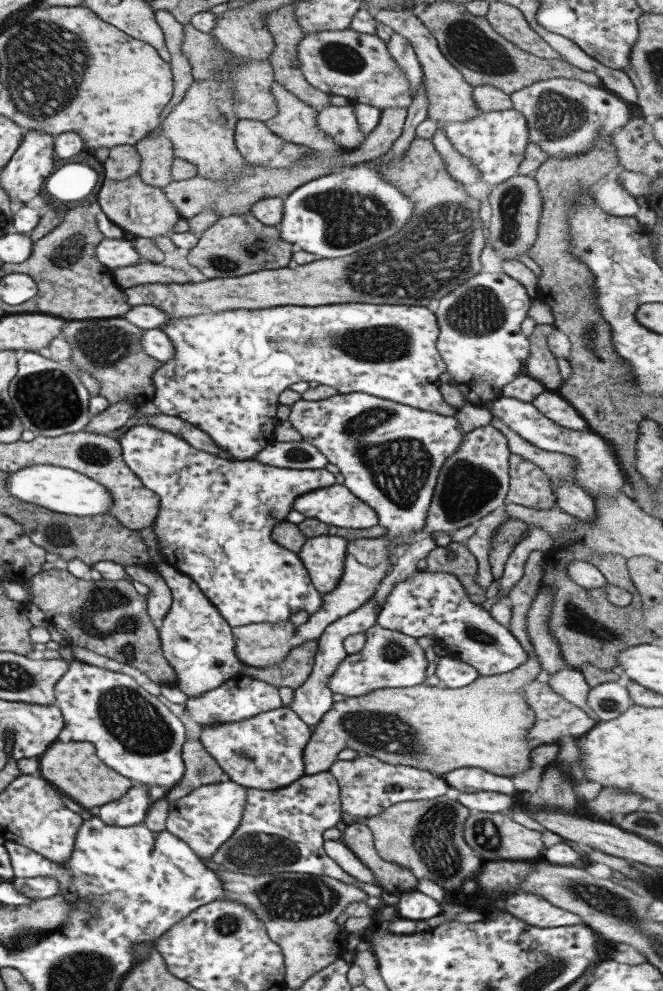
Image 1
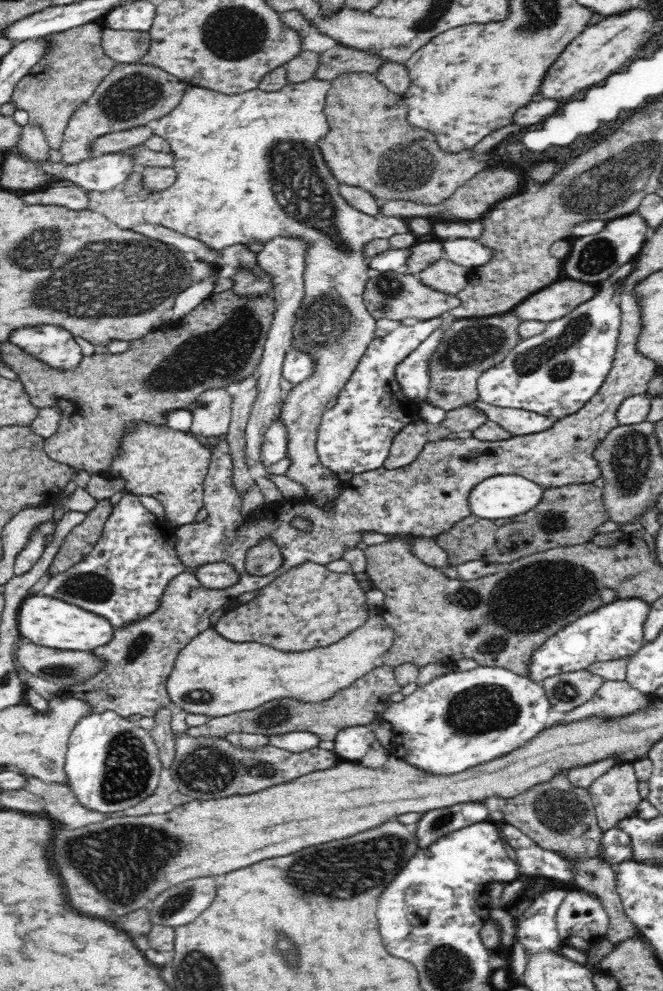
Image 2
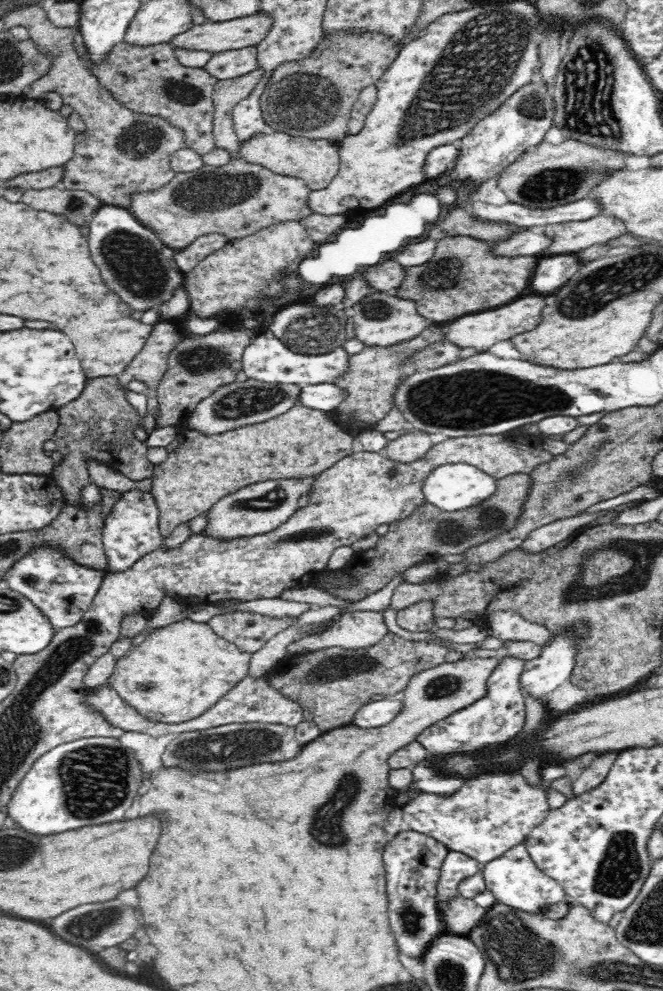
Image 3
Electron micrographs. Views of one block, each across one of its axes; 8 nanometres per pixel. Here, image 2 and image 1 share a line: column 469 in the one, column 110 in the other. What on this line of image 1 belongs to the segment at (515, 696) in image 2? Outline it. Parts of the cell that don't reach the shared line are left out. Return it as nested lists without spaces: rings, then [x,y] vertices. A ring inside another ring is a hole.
[[[61,645],[59,650],[61,656],[69,661],[67,671],[65,671],[65,674],[62,674],[59,680],[55,682],[53,689],[55,704],[60,710],[62,716],[63,728],[65,728],[65,730],[69,730],[69,736],[61,736],[59,740],[61,740],[61,742],[67,742],[67,740],[72,742],[89,742],[89,744],[95,748],[97,759],[103,765],[108,766],[110,770],[113,770],[121,777],[127,778],[133,784],[147,786],[147,788],[149,786],[161,786],[163,788],[167,788],[167,791],[175,787],[180,782],[184,773],[184,765],[181,760],[181,746],[185,743],[186,732],[180,719],[176,717],[162,702],[159,702],[158,697],[147,693],[147,691],[139,686],[139,684],[135,682],[131,676],[99,668],[87,663],[82,663],[81,661],[72,658],[70,653],[68,653],[69,648],[65,645]]]

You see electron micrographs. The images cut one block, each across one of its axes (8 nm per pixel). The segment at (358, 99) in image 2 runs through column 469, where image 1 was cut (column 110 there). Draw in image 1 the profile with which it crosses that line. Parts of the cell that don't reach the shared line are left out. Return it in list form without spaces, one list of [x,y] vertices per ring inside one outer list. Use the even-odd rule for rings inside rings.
[[[119,145],[109,149],[107,158],[102,162],[104,180],[125,180],[139,168],[139,155],[134,145]]]

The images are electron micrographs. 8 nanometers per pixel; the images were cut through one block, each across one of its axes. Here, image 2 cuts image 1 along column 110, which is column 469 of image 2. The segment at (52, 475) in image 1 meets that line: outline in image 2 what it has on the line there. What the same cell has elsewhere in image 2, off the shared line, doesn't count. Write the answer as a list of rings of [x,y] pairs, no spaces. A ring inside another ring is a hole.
[[[501,474],[486,478],[485,481],[482,481],[470,491],[471,514],[491,521],[523,515],[532,510],[542,500],[544,491],[545,488],[538,483],[515,474]]]

